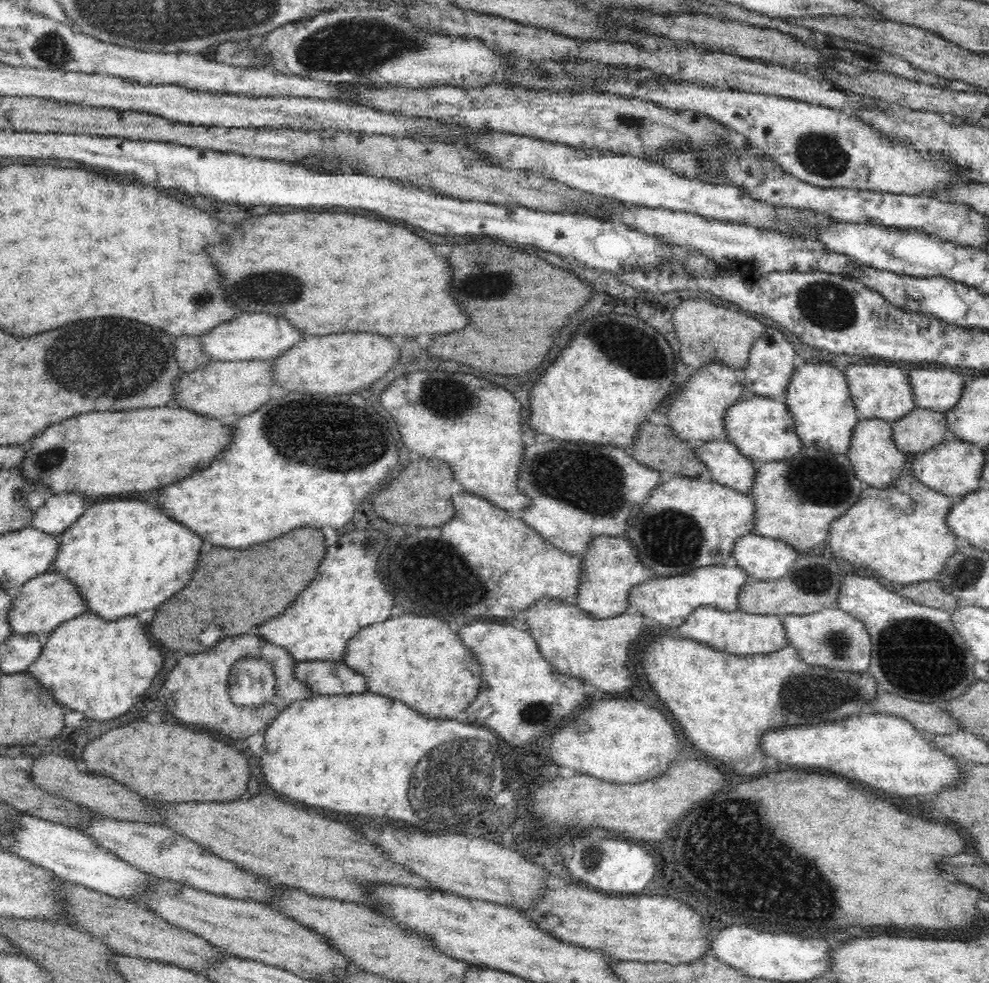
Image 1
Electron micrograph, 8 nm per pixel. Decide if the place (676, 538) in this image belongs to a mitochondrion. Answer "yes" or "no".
yes

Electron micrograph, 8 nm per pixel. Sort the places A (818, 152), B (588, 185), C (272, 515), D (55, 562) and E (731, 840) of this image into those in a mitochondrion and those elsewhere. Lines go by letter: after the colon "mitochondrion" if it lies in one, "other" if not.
A: mitochondrion
B: other
C: other
D: other
E: mitochondrion

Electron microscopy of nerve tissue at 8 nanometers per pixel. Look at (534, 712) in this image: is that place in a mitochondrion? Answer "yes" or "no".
yes

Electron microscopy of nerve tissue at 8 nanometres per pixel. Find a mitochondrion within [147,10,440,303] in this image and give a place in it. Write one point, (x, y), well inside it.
(364, 45)

